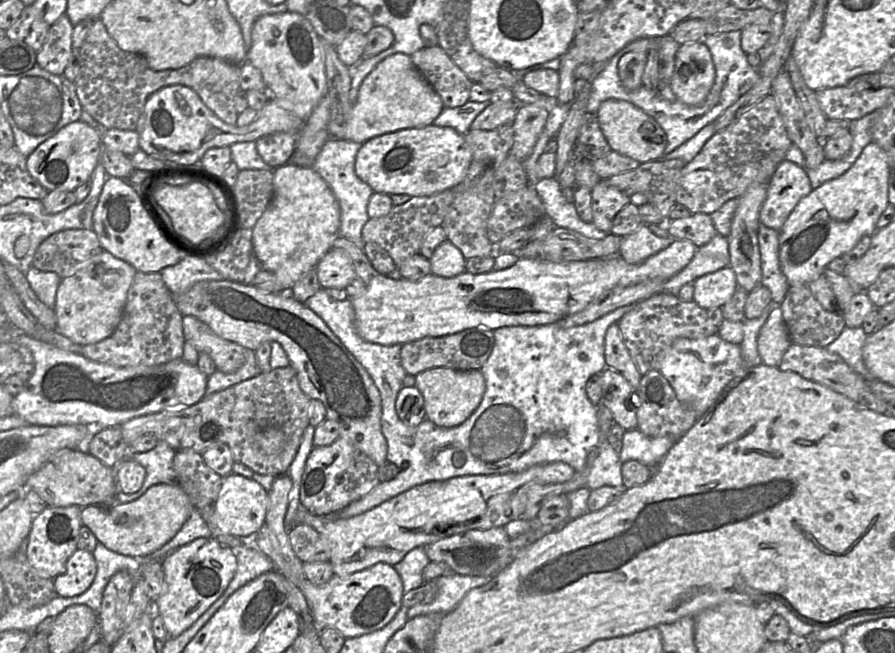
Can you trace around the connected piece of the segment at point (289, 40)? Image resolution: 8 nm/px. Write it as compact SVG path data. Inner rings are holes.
M286 11L258 18L252 28L251 48L246 61L261 72L267 90L273 98L276 97L275 100L280 100L279 106L292 111L304 122L326 95L321 39L301 14Z

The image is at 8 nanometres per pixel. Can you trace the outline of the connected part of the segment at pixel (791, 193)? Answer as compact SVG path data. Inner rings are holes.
M784 159L768 182L767 195L759 214L760 223L780 231L799 200L812 190L806 170Z

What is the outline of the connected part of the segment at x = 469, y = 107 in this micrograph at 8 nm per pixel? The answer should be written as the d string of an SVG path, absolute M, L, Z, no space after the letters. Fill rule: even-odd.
M467 101L463 106L446 108L434 120L433 125L438 127L450 127L459 134L465 135L476 117L488 106L489 102Z

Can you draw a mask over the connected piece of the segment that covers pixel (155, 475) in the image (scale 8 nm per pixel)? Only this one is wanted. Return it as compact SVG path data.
M159 441L152 450L145 453L130 453L128 457L146 470L144 483L134 494L124 494L118 491L115 503L127 504L140 498L150 487L157 484L176 484L176 474L173 460L176 451L167 443Z

